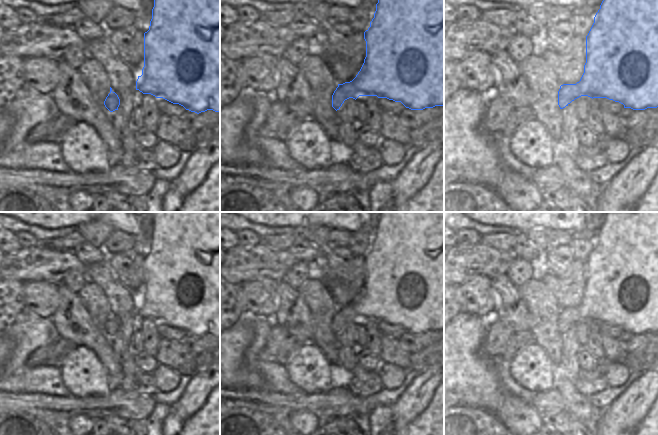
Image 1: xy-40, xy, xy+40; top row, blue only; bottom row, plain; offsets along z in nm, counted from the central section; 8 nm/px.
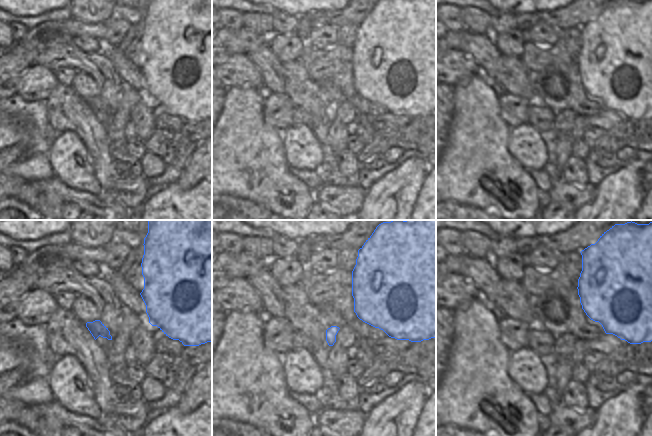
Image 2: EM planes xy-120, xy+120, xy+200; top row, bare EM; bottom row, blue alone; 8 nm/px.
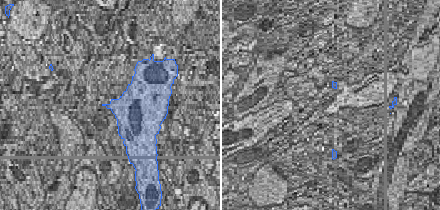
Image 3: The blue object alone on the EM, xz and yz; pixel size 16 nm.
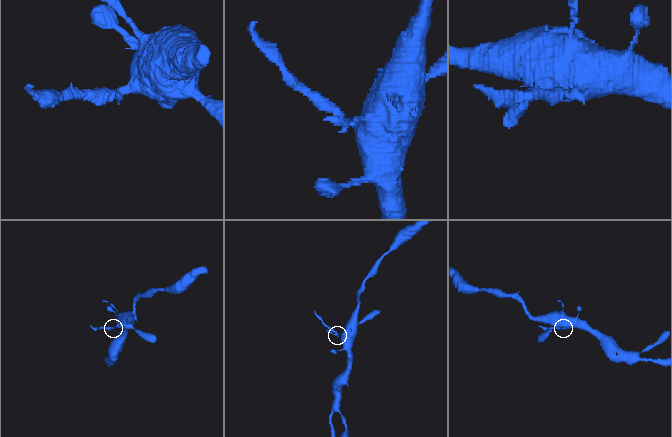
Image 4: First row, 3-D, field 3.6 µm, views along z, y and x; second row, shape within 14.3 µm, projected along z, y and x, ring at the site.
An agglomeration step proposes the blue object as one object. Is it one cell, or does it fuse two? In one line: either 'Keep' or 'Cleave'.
Cleave.

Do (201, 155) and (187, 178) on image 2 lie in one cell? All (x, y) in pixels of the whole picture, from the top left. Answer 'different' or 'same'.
same

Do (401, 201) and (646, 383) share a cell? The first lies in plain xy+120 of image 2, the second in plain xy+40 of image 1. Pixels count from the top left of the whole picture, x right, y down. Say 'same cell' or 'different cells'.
same cell

